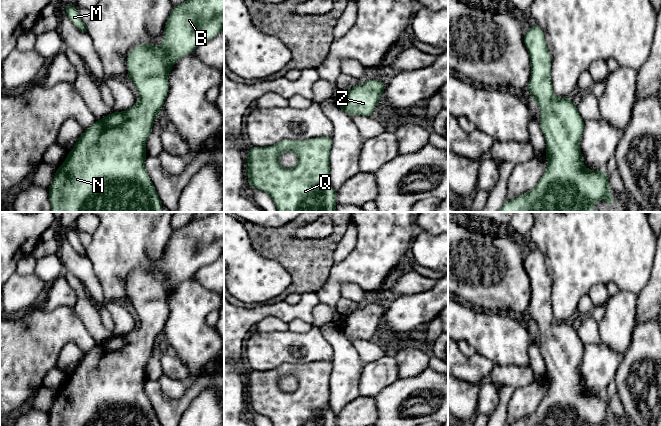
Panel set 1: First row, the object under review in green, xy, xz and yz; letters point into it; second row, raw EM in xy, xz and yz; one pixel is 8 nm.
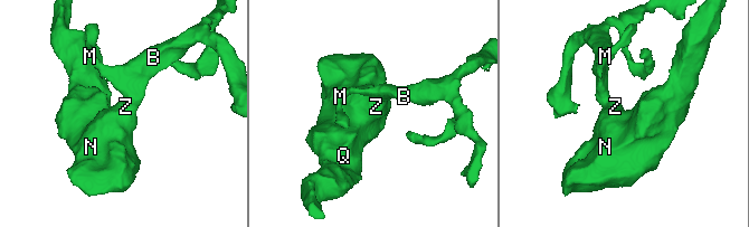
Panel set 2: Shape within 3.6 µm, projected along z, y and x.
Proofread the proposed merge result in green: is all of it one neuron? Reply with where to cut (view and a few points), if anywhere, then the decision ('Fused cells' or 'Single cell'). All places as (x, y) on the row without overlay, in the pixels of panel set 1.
No split. Single cell

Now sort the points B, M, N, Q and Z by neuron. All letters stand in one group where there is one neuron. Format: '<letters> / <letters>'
B M N Q Z

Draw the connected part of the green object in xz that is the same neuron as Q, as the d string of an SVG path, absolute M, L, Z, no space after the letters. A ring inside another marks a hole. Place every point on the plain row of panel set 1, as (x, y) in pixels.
M317 361L307 364L283 363L264 371L248 373L246 395L248 408L269 418L274 426L337 426L337 415L330 410L330 375L332 361ZM284 376L294 376L298 386L292 393L283 392L279 381Z

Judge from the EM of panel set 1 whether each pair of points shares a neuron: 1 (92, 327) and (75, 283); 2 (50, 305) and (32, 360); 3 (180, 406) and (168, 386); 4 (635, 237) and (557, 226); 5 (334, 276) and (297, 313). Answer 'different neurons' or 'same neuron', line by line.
1: same neuron
2: different neurons
3: different neurons
4: same neuron
5: different neurons

